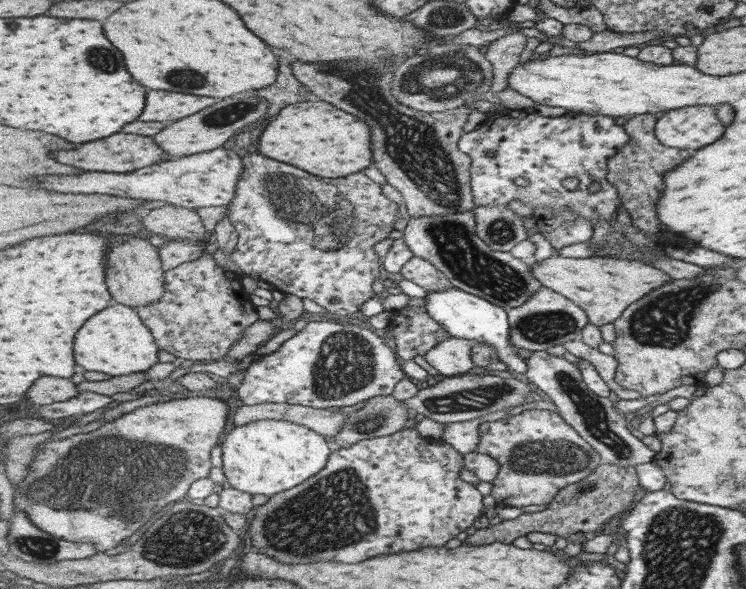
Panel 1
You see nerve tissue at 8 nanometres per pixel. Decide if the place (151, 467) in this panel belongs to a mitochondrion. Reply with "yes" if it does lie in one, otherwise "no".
yes

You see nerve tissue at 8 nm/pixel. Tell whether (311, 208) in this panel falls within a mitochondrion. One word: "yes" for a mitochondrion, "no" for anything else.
yes

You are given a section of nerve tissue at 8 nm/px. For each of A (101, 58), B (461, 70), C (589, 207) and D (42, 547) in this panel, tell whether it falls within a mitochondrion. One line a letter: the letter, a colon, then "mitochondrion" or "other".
A: mitochondrion
B: mitochondrion
C: other
D: mitochondrion

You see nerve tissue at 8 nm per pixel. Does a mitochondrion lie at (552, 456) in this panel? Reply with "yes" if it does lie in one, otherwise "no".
yes

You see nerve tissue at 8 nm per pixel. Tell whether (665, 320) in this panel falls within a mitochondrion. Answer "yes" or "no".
yes

